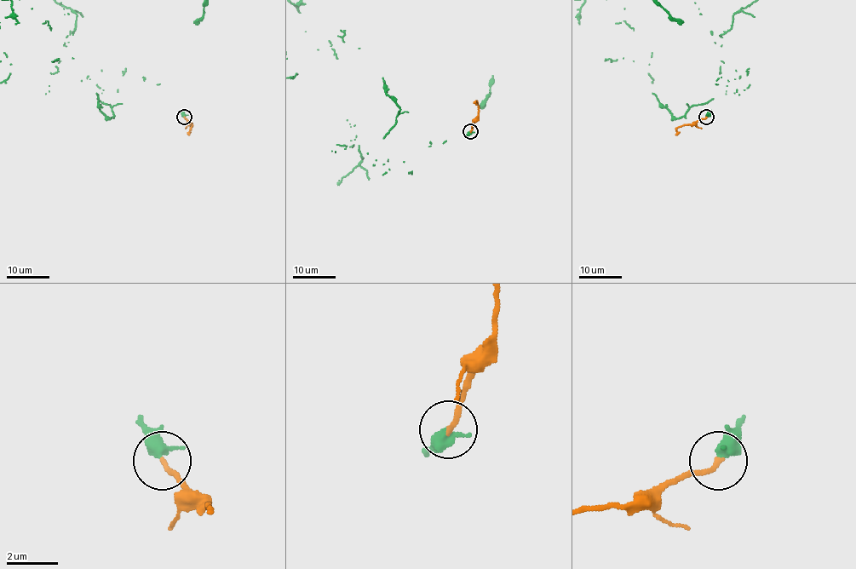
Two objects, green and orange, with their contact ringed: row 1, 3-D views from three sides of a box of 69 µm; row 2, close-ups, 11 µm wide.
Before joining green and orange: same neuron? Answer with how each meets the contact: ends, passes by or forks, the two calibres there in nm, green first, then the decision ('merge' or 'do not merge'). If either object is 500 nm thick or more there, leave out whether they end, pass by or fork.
550 nm thick on the green side, 200 nm on the other; merge

